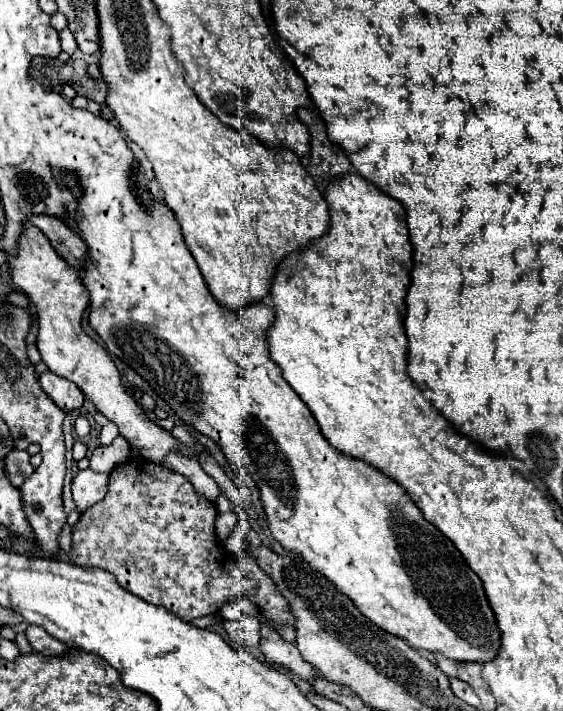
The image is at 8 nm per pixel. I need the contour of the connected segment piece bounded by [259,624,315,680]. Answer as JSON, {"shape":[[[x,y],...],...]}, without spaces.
{"shape":[[[261,626],[261,642],[259,648],[265,656],[265,662],[269,664],[281,664],[287,670],[291,670],[297,676],[303,676],[305,680],[311,680],[315,676],[315,668],[303,660],[301,652],[297,650],[295,642],[285,642],[275,630],[269,626]]]}

